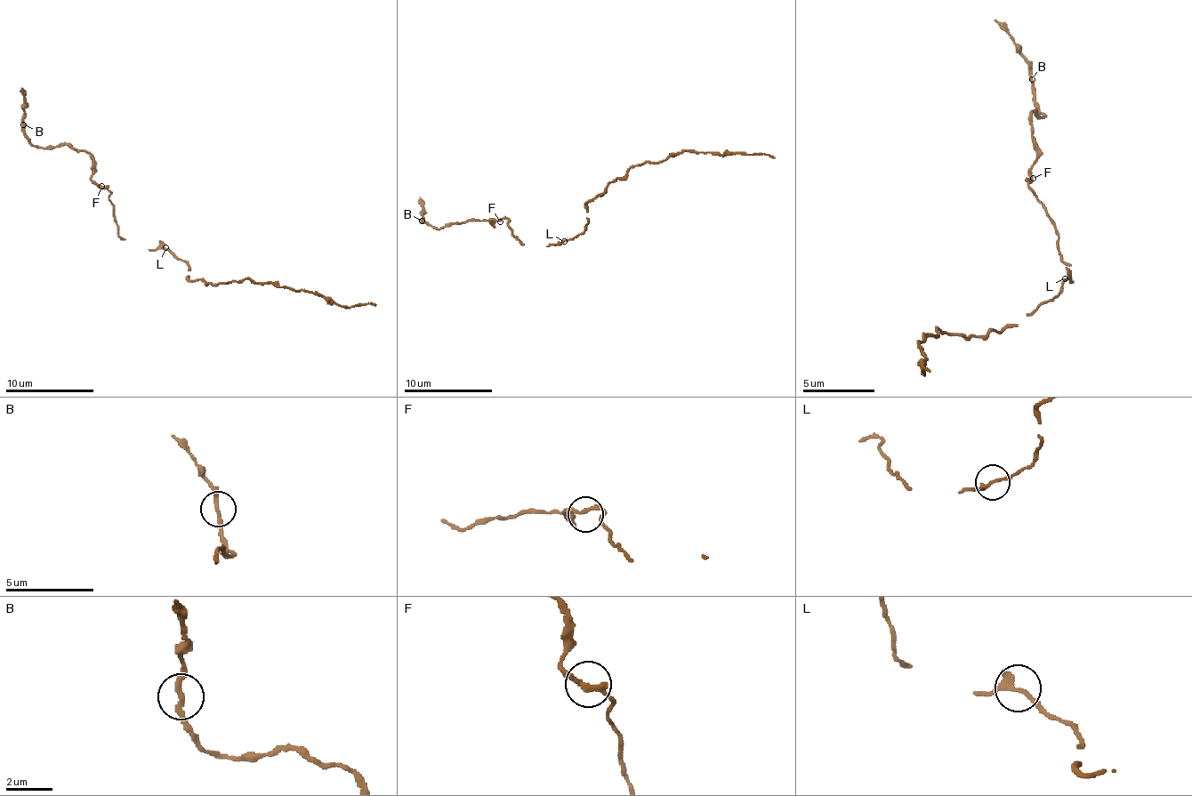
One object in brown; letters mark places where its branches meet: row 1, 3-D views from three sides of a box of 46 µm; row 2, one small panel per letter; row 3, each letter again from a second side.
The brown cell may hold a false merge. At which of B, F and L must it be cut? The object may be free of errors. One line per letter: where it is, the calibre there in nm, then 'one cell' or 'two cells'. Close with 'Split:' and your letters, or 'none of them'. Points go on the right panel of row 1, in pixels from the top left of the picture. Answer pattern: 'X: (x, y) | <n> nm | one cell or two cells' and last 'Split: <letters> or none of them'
B: (1032, 79) | 240 nm | two cells
F: (1033, 178) | 200 nm | one cell
L: (1065, 278) | 240 nm | one cell
Split: B

